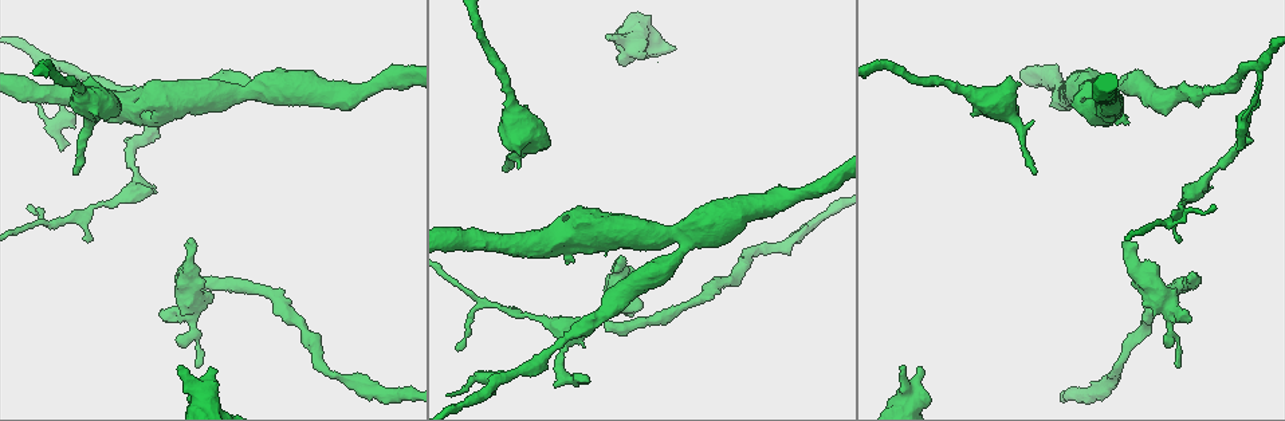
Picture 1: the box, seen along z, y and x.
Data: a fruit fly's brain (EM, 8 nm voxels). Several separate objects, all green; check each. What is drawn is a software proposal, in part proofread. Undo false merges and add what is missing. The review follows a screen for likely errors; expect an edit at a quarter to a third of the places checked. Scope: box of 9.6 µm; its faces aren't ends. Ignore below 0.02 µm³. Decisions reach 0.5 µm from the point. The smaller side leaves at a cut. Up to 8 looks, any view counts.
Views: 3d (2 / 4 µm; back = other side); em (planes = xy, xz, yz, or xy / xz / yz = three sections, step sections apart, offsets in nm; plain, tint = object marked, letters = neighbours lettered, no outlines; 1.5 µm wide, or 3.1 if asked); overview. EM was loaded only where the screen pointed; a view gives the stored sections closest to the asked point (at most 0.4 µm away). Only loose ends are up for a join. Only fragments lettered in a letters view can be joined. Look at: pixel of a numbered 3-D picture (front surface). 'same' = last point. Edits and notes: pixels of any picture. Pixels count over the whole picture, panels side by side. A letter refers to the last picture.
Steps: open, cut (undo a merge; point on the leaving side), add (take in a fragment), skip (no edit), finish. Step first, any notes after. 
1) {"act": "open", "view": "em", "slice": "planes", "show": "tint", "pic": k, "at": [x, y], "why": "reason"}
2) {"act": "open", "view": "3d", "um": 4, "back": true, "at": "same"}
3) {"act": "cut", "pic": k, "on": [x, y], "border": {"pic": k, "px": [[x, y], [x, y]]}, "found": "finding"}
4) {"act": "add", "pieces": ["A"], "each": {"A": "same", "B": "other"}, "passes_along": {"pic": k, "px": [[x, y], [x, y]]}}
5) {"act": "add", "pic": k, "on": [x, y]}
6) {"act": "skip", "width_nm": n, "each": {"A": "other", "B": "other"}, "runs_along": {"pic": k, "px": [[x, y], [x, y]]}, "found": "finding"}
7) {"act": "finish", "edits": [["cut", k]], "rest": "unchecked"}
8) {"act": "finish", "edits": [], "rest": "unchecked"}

{"act": "open", "view": "em", "slice": "planes", "show": "letters", "pic": 1, "at": [197, 368], "why": "tapers out"}

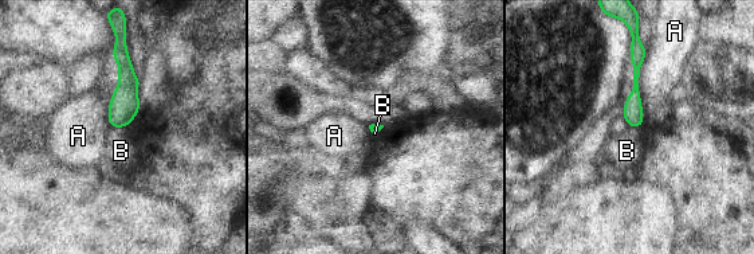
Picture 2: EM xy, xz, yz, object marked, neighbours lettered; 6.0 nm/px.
{"act": "skip", "each": {"A": "other", "B": "other"}, "border": {"pic": 2, "px": [[124, 126], [113, 129]]}, "found": "no lettered fragment goes on from it"}

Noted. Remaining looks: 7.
{"act": "open", "view": "em", "slice": "xy", "step": 8, "show": "letters", "pic": 1, "at": [621, 260], "why": "branch stops here"}

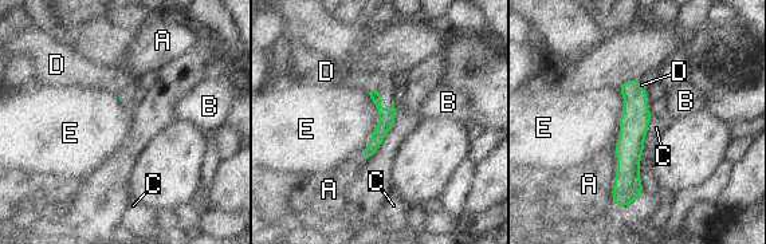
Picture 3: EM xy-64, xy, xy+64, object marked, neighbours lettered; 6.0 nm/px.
{"act": "open", "view": "em", "slice": "planes", "show": "letters", "at": "same", "why": "another direction"}

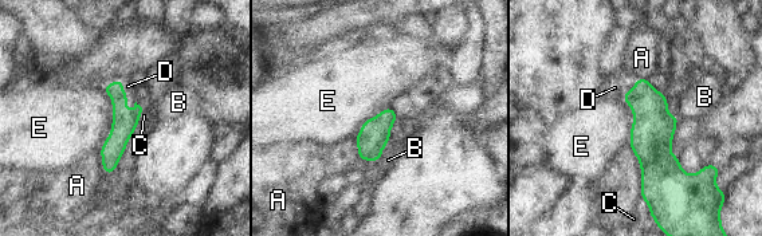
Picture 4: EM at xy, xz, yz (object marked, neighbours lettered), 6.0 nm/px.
{"act": "add", "pieces": ["D"], "each": {"A": "other", "B": "other", "C": "other", "D": "same", "E": "other"}, "passes_along": {"pic": 4, "px": [[124, 121], [122, 89], [129, 89]]}, "found": "it goes on there"}

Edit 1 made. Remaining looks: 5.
{"act": "open", "view": "em", "slice": "planes", "show": "letters", "pic": 1, "at": [1236, 149], "why": "an open end"}

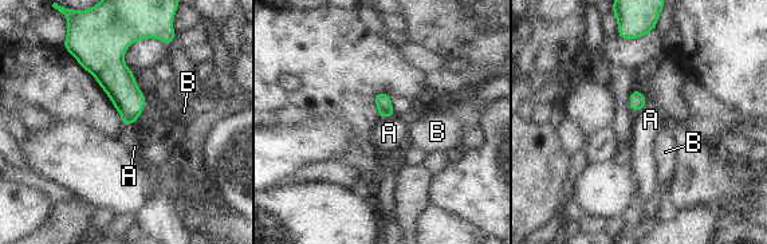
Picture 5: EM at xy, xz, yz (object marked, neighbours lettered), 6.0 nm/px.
{"act": "skip", "each": {"A": "other", "B": "other"}, "found": "no lettered fragment goes on from it"}

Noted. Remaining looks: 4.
{"act": "finish", "edits": [["add", 4]], "rest": "unchecked"}

